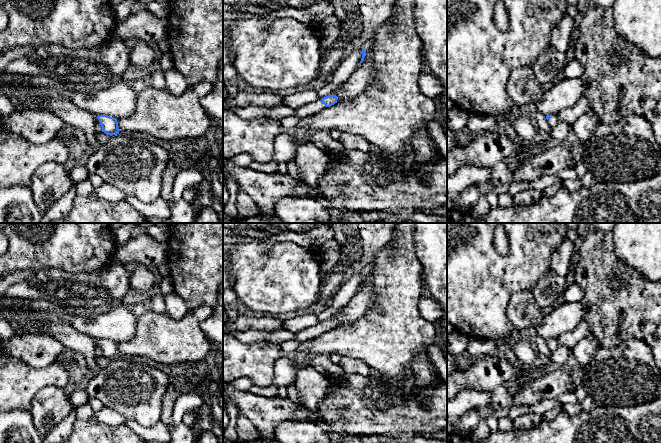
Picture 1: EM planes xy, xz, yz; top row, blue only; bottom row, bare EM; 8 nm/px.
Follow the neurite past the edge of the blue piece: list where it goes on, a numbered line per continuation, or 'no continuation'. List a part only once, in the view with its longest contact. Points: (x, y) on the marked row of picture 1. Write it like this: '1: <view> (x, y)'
1: xz (315, 107)

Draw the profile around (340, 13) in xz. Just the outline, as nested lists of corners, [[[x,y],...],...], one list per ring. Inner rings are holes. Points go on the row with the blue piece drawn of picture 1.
[[[333,0],[333,4],[335,6],[334,16],[336,16],[343,23],[346,23],[348,21],[348,18],[347,18],[346,11],[343,7],[342,1],[343,0]]]

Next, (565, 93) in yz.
[[[581,78],[567,79],[553,84],[546,92],[542,93],[536,101],[537,112],[543,115],[558,114],[565,108],[574,105],[583,95]]]

